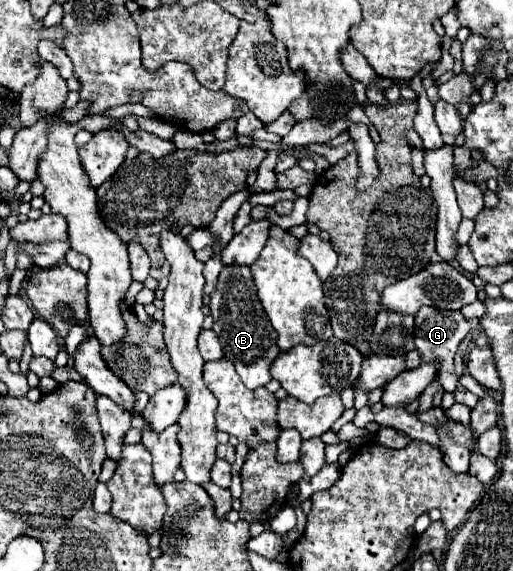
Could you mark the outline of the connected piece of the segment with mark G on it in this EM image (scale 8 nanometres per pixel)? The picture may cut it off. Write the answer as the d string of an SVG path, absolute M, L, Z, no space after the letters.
M421 307L419 313L415 315L415 345L421 353L423 363L433 363L435 359L439 359L441 369L437 381L441 381L445 391L455 391L459 385L459 375L453 369L453 355L457 353L457 347L465 339L465 335L475 331L477 325L479 325L477 319L467 321L459 311L447 311L445 315L439 315L439 311L433 307Z

